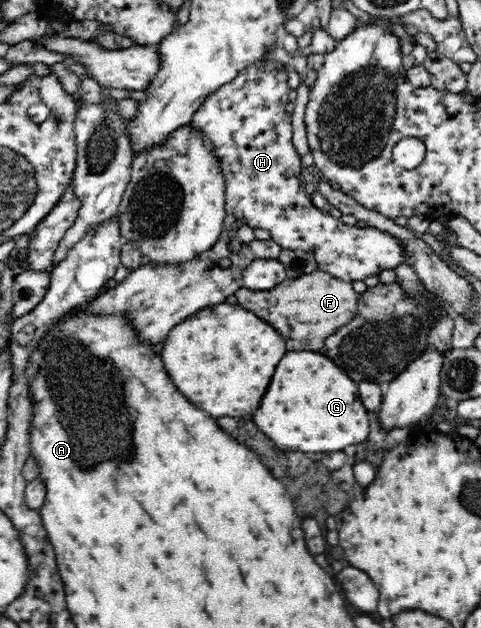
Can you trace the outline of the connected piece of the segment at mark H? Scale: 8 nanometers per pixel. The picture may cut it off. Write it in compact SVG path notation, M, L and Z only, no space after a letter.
M269 60L243 68L233 80L210 94L188 122L211 141L214 155L218 156L219 168L226 184L226 214L232 214L237 220L241 220L242 224L253 229L269 230L271 239L283 249L301 249L313 254L319 264L319 270L347 283L365 281L370 276L378 276L382 271L394 270L397 266L406 264L403 243L397 237L369 226L345 225L340 218L315 207L311 196L299 185L301 157L297 155L291 141L291 115L285 110L290 92L287 71L288 66L285 64Z

